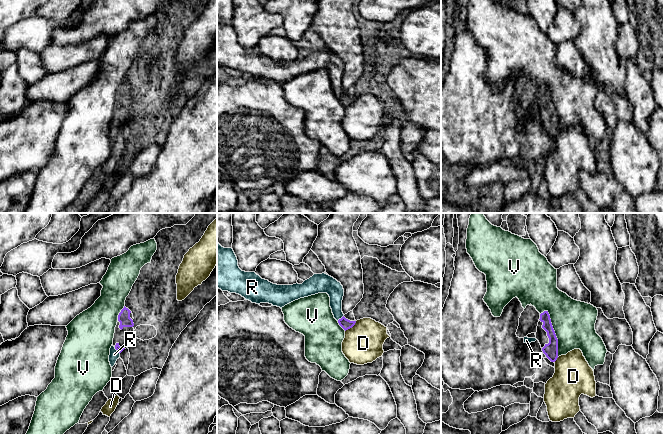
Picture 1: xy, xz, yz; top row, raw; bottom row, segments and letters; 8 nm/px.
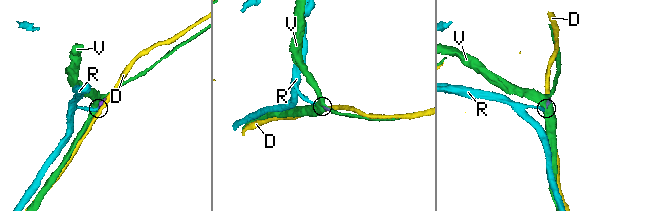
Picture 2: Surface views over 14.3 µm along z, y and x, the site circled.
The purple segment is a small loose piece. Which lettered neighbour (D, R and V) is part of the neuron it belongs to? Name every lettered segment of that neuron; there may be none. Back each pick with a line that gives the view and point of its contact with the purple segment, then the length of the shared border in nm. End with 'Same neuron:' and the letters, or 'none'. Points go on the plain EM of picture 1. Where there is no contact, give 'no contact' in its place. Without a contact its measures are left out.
R: meets purple in xz at (341, 94); contact 70 nm long
Same neuron: R

